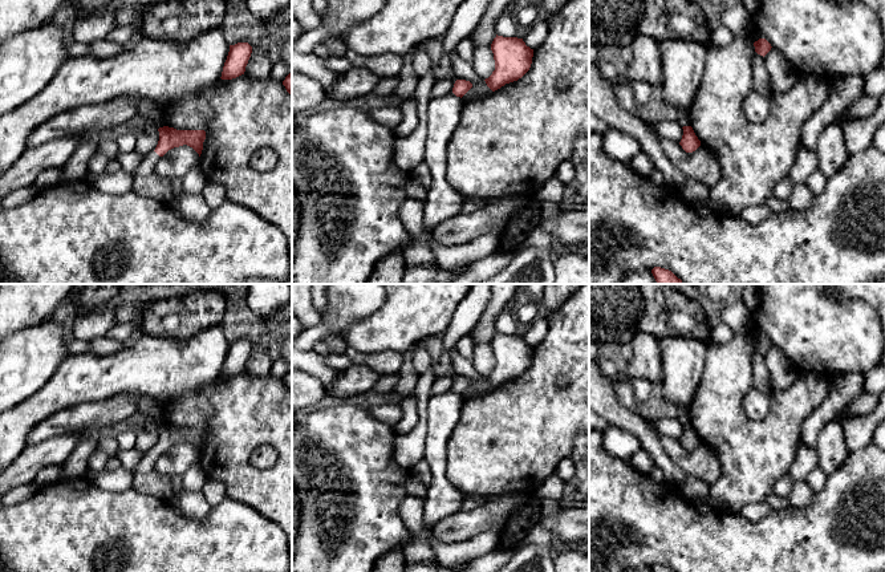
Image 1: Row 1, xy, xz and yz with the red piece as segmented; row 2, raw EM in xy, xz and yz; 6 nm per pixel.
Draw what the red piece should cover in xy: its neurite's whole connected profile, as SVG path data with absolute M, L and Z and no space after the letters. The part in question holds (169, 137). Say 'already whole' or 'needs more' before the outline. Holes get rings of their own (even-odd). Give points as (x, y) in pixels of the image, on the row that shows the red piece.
needs more; M163 126L158 129L159 141L154 151L143 157L142 163L131 174L133 190L161 203L171 203L174 192L170 180L161 177L155 166L161 157L169 150L187 145L192 147L200 157L203 150L203 142L206 139L204 130L176 130L174 127Z

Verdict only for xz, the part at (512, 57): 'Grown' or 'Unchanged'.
Unchanged

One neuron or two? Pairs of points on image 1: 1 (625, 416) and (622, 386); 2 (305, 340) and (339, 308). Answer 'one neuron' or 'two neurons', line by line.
1: two neurons
2: one neuron

